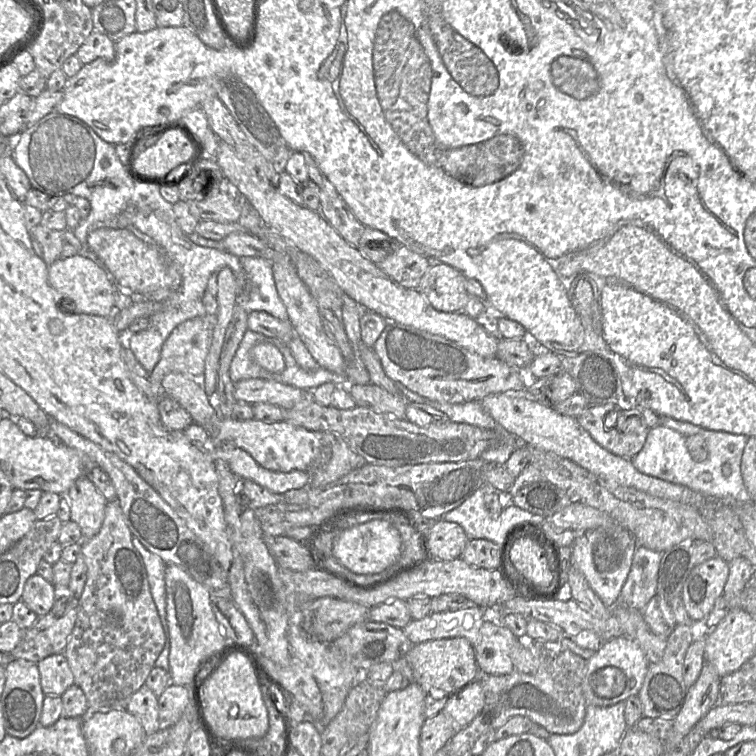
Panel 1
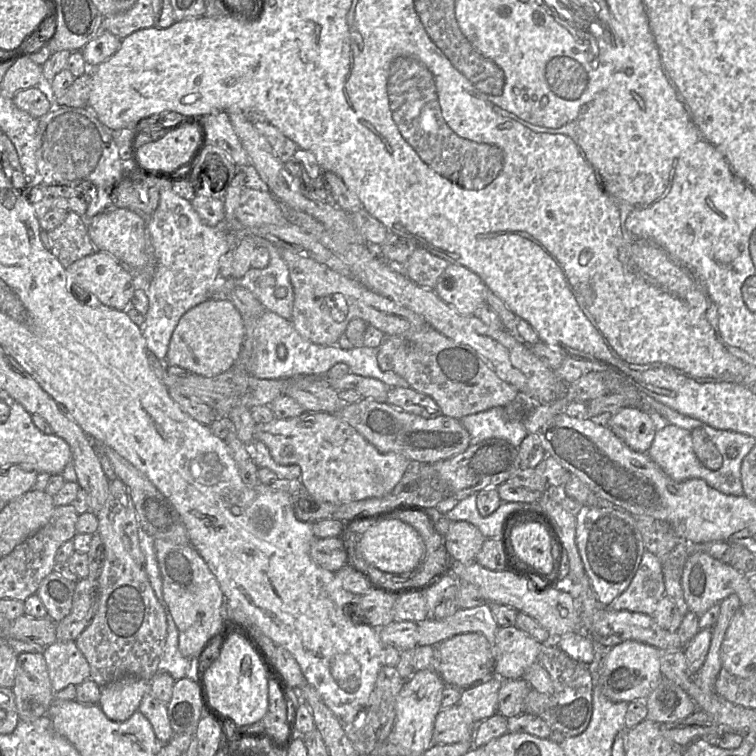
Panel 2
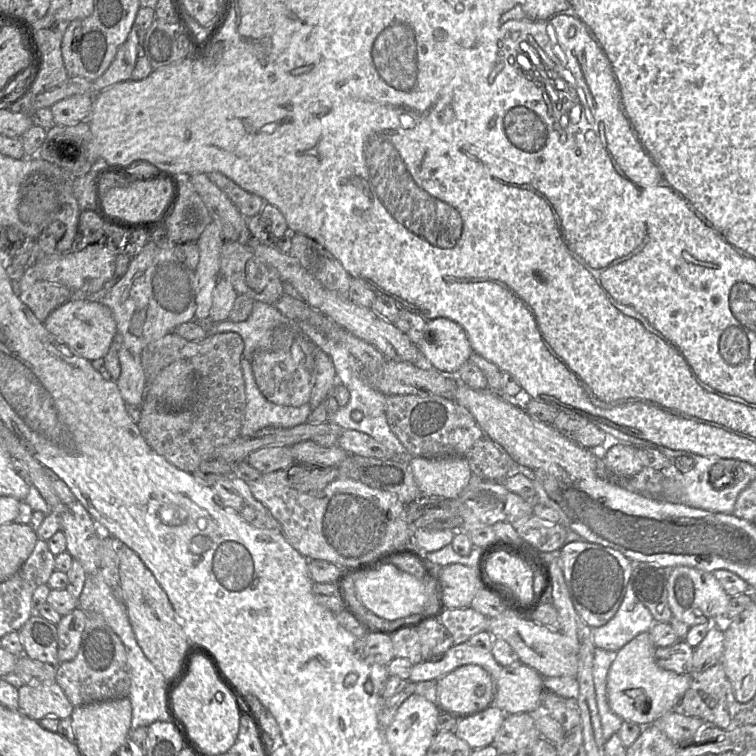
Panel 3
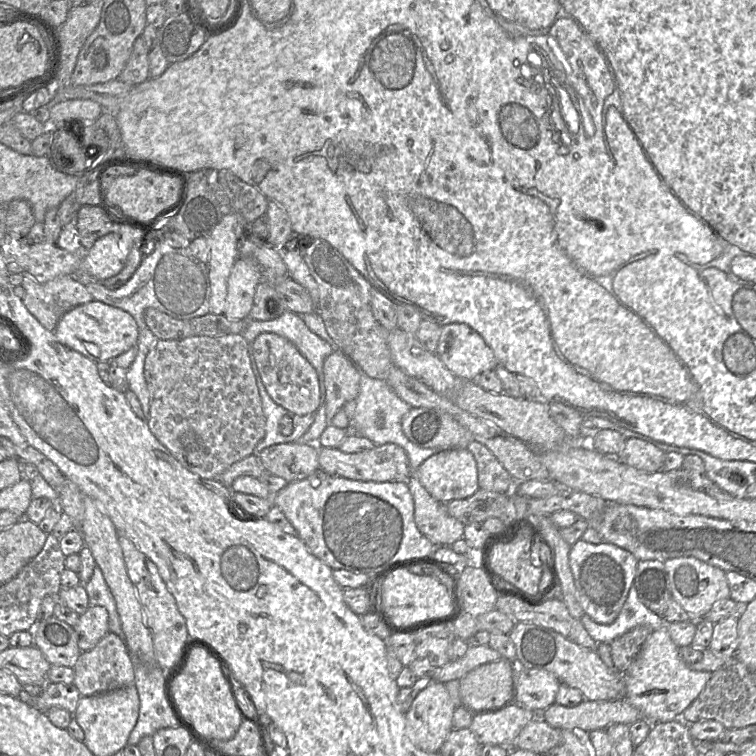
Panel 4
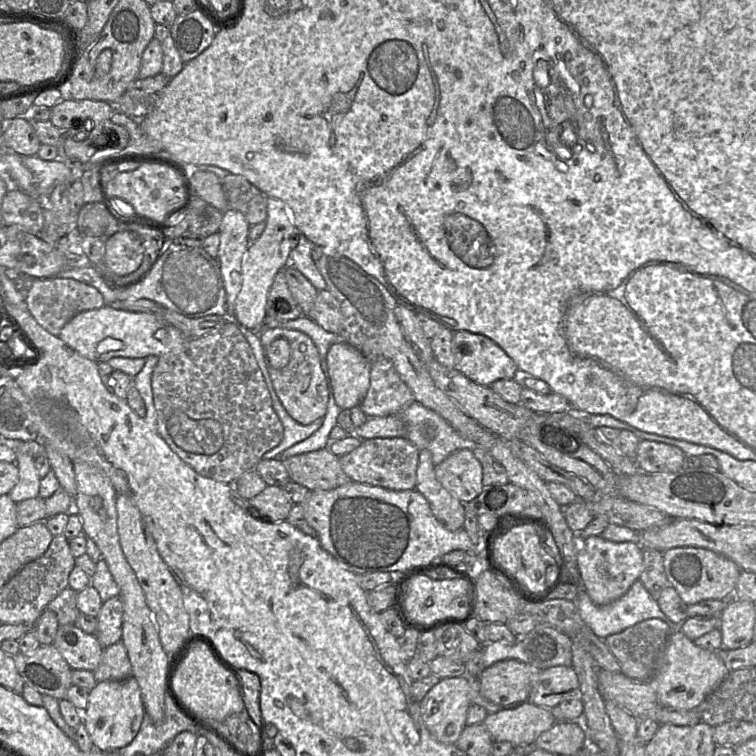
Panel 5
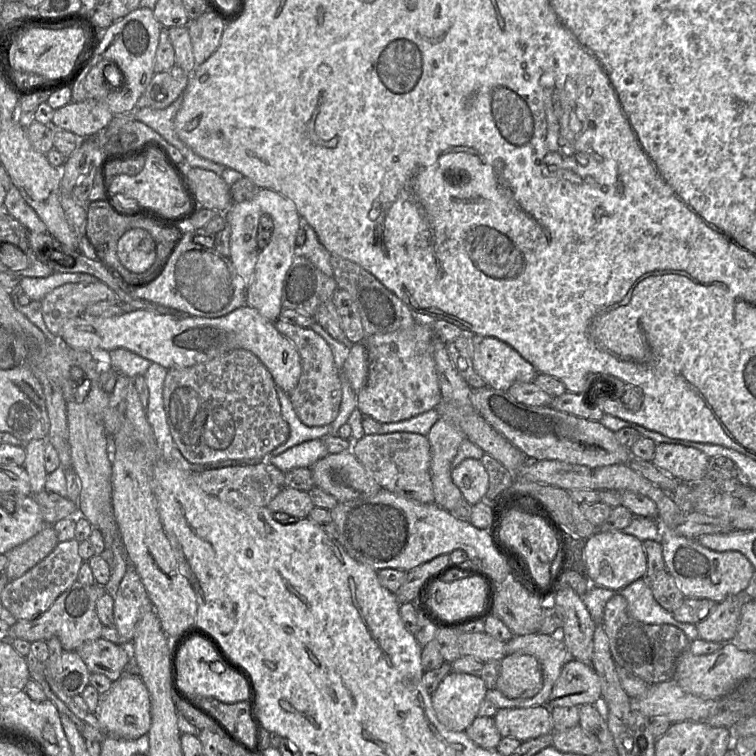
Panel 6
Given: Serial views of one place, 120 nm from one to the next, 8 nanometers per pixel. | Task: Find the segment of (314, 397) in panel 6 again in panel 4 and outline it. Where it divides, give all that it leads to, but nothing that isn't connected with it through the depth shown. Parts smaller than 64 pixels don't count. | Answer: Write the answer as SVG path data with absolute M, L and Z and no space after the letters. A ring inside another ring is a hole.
M262 333L253 342L253 353L262 383L275 403L296 415L317 411L320 406L317 372L293 343L274 333Z

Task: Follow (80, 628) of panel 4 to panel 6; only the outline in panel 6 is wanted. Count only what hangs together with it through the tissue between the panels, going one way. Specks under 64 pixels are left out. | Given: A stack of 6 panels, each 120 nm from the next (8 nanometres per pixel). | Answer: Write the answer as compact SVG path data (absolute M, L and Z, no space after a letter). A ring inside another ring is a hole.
M128 561L126 574L114 598L114 627L126 640L132 640L142 615L154 606L135 568Z

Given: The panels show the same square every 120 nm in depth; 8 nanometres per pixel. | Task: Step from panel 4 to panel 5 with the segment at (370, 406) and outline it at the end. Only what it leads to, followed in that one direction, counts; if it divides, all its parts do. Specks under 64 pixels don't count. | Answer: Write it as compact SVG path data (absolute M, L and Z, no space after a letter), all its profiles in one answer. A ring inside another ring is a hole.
M412 402L398 414L407 425L406 438L419 451L427 449L434 465L460 449L474 451L476 443L456 432L449 423L419 402Z

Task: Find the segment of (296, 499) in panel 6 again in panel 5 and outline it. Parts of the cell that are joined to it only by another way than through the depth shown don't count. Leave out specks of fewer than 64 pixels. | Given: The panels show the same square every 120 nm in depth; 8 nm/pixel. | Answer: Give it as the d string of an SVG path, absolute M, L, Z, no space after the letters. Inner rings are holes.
M269 486L248 500L251 507L270 522L283 522L294 505L288 494L278 486Z

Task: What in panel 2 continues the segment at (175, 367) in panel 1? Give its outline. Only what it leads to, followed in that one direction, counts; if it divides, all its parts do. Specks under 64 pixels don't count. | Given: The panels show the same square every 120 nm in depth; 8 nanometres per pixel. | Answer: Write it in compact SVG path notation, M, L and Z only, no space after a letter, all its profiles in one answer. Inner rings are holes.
M209 299L181 318L165 360L169 366L179 367L188 373L213 377L234 367L244 337L244 318L234 304L228 299Z

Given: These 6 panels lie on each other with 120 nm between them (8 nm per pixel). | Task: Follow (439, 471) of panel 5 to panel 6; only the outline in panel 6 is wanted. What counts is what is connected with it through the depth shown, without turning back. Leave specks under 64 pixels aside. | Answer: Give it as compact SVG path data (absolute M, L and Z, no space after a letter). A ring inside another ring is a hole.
M467 458L452 468L453 483L471 505L484 500L489 486L488 473L480 460Z

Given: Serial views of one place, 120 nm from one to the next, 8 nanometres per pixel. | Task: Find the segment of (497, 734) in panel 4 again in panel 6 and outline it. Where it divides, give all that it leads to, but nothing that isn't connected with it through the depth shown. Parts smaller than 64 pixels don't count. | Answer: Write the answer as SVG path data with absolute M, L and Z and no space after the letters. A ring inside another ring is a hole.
M545 705L522 709L498 709L493 720L502 738L514 738L519 740L521 743L553 732L550 708Z

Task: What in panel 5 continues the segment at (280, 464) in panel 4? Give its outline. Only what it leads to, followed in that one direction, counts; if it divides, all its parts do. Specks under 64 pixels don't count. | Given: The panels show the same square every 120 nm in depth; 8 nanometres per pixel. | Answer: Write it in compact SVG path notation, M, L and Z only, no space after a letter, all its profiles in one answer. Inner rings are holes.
M328 447L295 455L282 462L291 481L310 491L332 490L351 481L342 470L339 457Z

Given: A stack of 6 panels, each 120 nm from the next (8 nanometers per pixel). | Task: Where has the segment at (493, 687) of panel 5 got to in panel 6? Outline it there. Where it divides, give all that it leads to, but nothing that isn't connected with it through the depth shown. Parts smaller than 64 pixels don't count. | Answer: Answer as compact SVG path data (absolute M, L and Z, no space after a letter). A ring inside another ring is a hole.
M515 653L500 661L496 689L510 699L528 699L543 686L539 662L531 655Z

